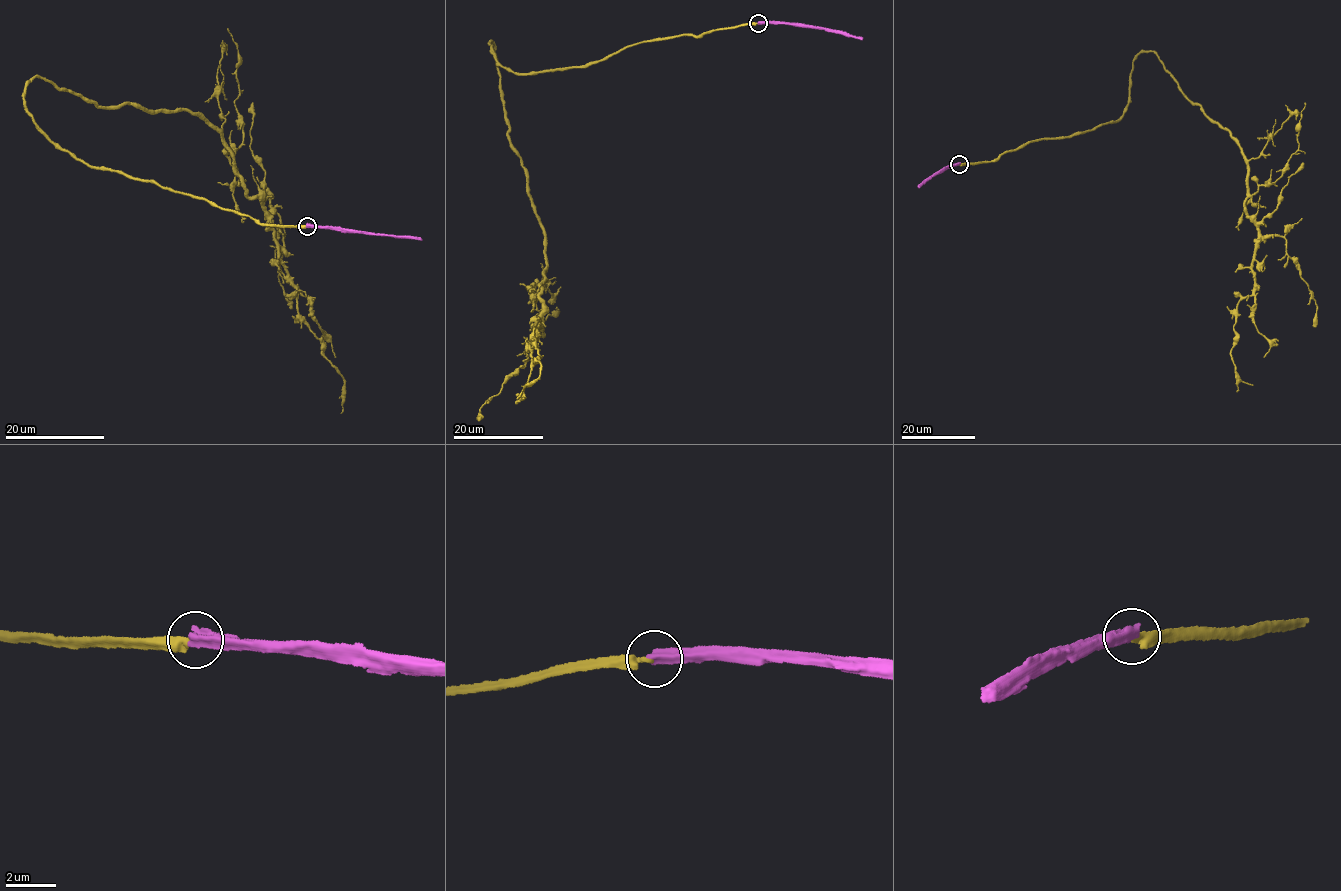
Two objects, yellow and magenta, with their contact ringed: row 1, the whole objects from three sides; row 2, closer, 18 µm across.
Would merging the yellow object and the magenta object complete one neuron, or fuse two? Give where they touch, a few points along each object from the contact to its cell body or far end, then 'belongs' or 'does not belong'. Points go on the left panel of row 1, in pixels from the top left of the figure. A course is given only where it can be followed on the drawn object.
(307, 226) | yellow via (307, 225), (85, 164), (34, 121), (27, 85), (182, 108), (220, 134), (339, 398) | magenta via (307, 225), (420, 238) | does not belong

